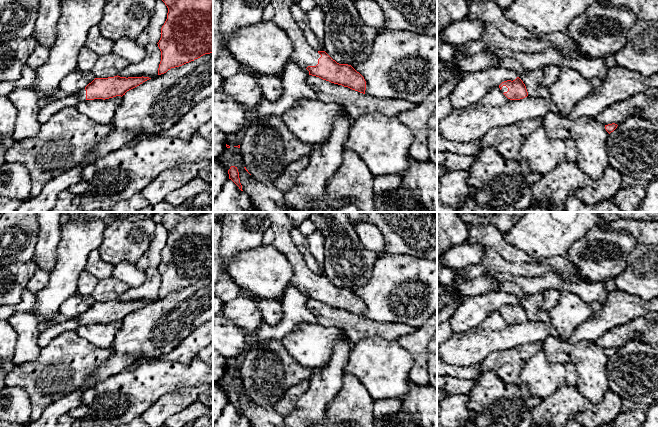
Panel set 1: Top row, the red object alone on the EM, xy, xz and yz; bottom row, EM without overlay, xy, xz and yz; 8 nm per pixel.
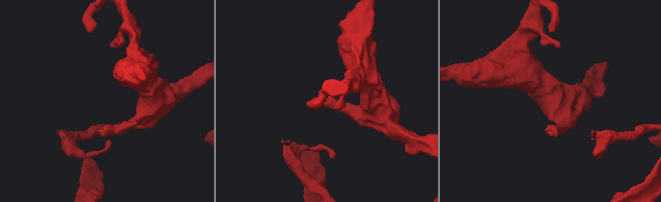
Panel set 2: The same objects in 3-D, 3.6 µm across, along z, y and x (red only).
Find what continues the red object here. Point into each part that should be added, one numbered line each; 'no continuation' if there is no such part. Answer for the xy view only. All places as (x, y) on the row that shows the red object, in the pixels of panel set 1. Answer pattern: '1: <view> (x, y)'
1: xy (81, 94)

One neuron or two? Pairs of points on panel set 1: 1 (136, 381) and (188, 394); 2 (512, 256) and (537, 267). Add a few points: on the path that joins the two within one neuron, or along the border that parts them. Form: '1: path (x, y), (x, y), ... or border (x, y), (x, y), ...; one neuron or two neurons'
1: border (198, 385), (183, 387), (163, 394), (154, 402); two neurons
2: path (518, 262), (531, 267); one neuron

